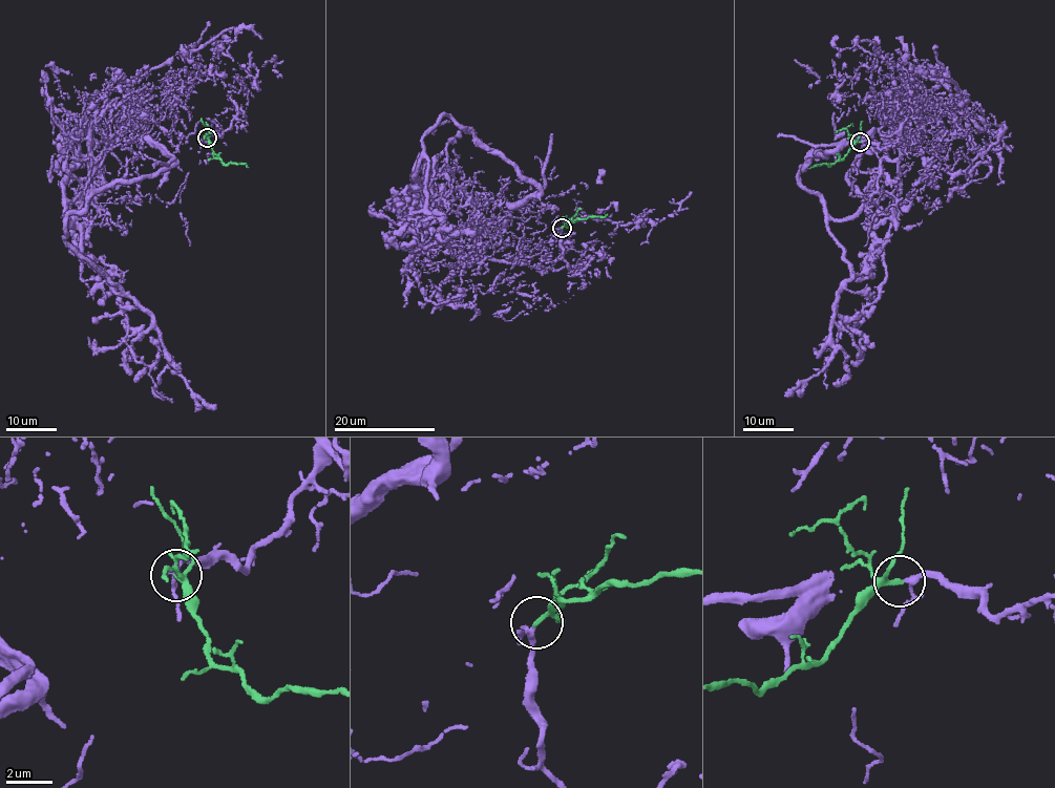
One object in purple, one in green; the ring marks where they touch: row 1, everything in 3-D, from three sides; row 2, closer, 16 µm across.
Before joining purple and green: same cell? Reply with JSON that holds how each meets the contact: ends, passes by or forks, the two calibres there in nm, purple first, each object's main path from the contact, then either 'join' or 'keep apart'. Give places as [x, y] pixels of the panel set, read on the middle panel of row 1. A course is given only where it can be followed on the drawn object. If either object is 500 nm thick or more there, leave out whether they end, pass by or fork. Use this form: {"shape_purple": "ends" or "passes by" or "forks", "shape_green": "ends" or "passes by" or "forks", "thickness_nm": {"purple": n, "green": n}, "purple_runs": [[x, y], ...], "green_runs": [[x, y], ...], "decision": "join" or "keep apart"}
{"shape_purple": "forks", "shape_green": "forks", "thickness_nm": {"purple": 160, "green": 130}, "purple_runs": [[561, 228], [575, 272], [436, 205], [445, 113], [540, 192], [491, 229]], "green_runs": [[562, 227], [568, 221], [607, 214]], "decision": "join"}

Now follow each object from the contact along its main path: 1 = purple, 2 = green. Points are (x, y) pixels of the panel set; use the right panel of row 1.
1: (861, 142), (892, 146), (919, 84), (851, 216), (799, 171), (831, 153), (869, 204)
2: (859, 142), (831, 165), (808, 168)

